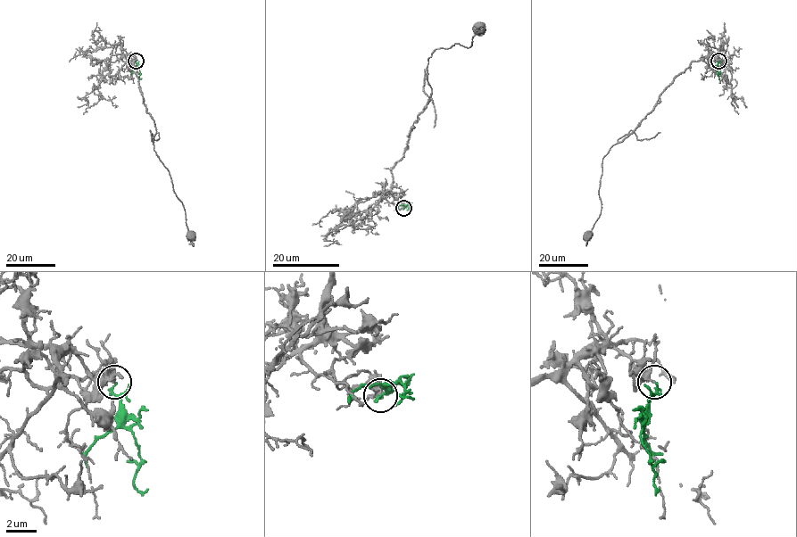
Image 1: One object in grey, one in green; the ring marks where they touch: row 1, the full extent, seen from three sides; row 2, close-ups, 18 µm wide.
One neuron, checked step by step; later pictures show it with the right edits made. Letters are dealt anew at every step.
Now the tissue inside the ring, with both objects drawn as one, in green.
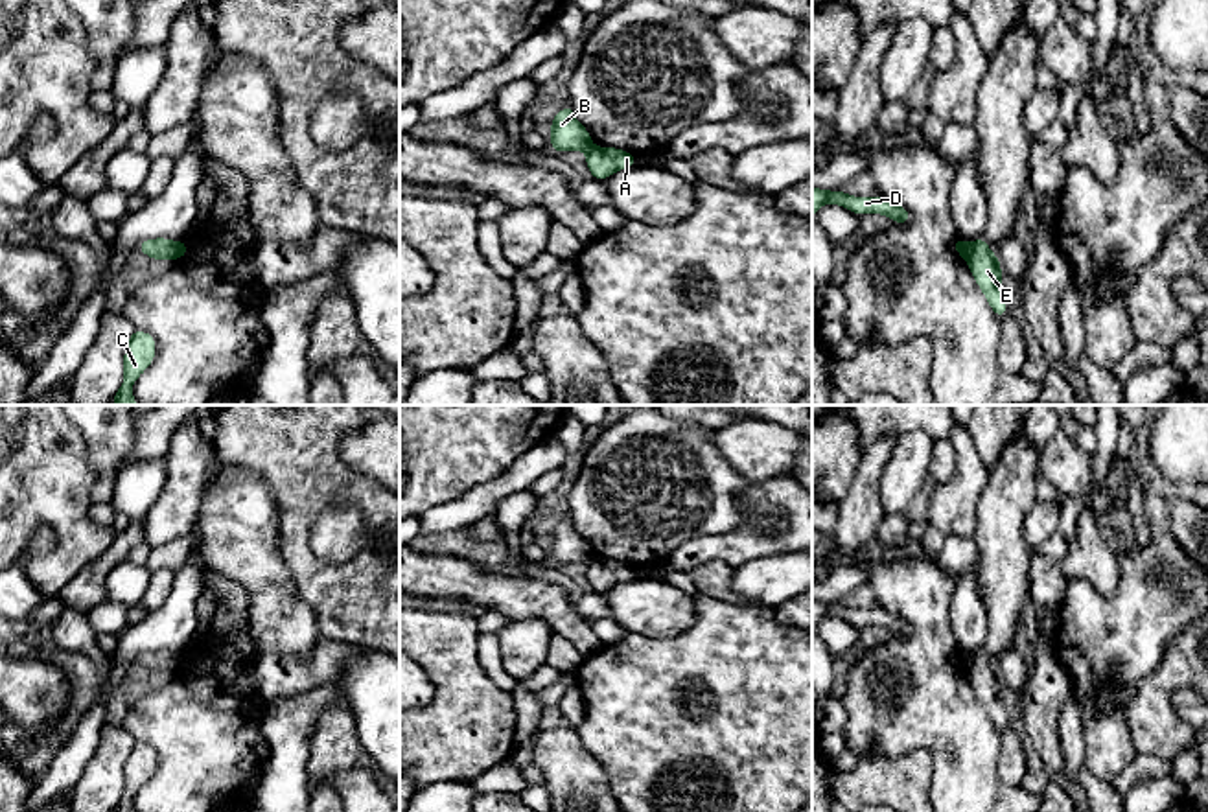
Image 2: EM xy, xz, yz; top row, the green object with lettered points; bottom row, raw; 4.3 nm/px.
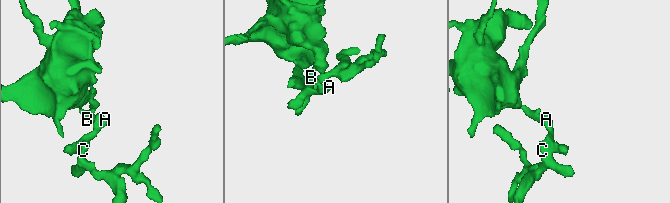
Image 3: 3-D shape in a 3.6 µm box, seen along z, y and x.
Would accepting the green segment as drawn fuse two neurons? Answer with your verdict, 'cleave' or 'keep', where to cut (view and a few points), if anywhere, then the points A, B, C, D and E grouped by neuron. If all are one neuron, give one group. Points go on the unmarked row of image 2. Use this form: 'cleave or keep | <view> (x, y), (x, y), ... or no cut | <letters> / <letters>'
cleave | yz (969, 656), (964, 669) | A C E / B D

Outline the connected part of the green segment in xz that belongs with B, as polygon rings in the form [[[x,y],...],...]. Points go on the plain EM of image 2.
[[[571,516],[551,532],[551,551],[554,565],[587,563],[591,560],[589,543],[575,530]]]

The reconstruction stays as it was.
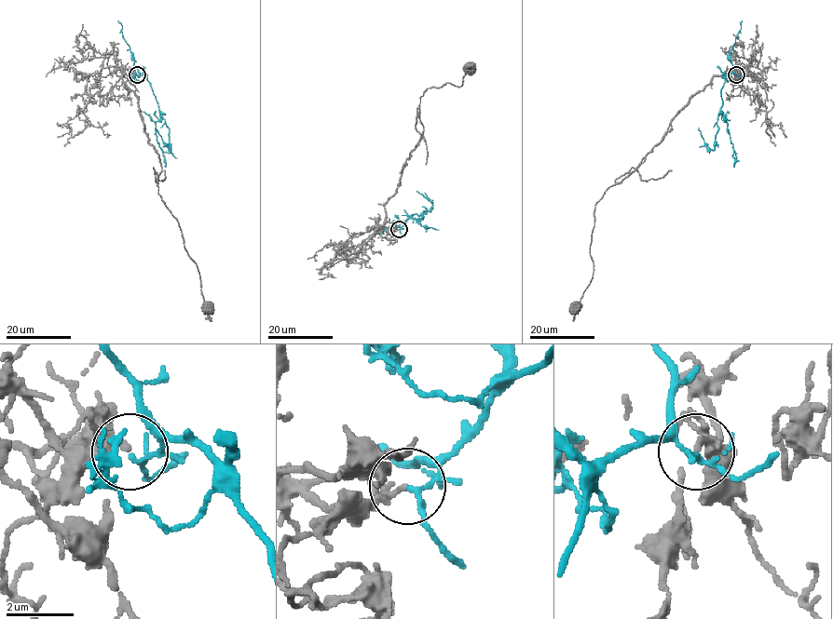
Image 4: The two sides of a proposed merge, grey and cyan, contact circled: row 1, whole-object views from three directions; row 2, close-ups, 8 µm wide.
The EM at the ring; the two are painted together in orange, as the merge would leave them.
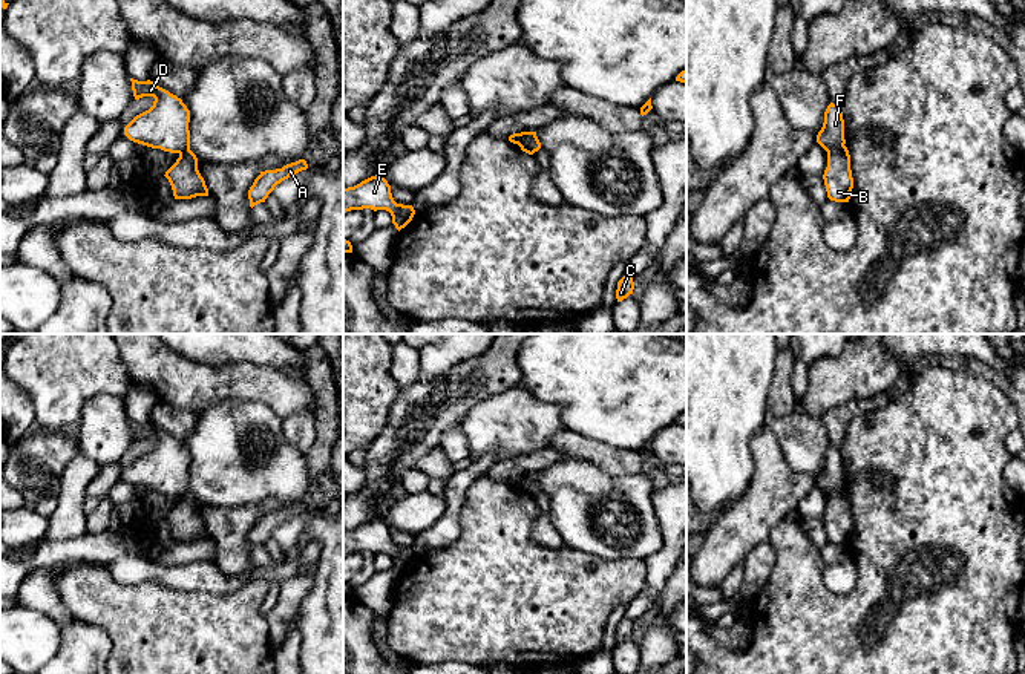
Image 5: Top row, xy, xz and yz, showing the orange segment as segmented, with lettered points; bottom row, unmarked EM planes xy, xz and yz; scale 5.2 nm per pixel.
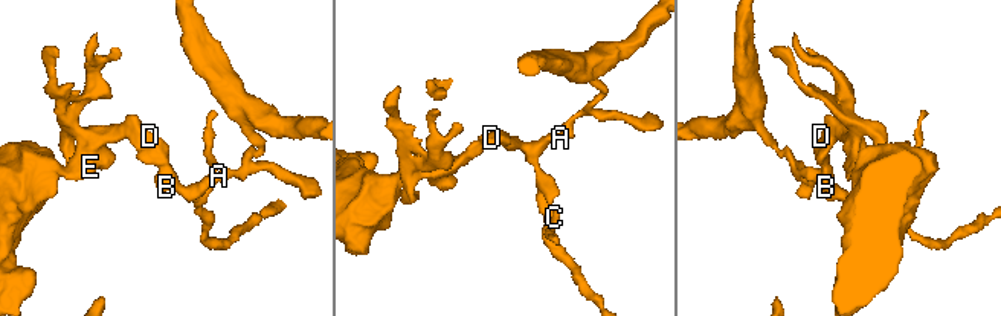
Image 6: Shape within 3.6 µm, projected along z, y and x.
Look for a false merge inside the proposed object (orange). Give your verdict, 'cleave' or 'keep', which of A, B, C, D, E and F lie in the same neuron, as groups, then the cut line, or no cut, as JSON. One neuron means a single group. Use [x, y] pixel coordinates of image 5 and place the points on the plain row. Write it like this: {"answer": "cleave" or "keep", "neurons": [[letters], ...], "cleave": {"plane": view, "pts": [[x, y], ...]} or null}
{"answer": "cleave", "neurons": [["A", "B", "C"], ["D", "E", "F"]], "cleave": {"plane": "yz", "pts": [[843, 487], [828, 495]]}}

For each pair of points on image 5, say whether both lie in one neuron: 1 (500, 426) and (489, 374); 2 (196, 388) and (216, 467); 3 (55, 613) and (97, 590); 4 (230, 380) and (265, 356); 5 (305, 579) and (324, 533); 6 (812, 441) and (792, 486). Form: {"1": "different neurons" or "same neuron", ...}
{"1": "different neurons", "2": "different neurons", "3": "different neurons", "4": "different neurons", "5": "different neurons", "6": "different neurons"}

